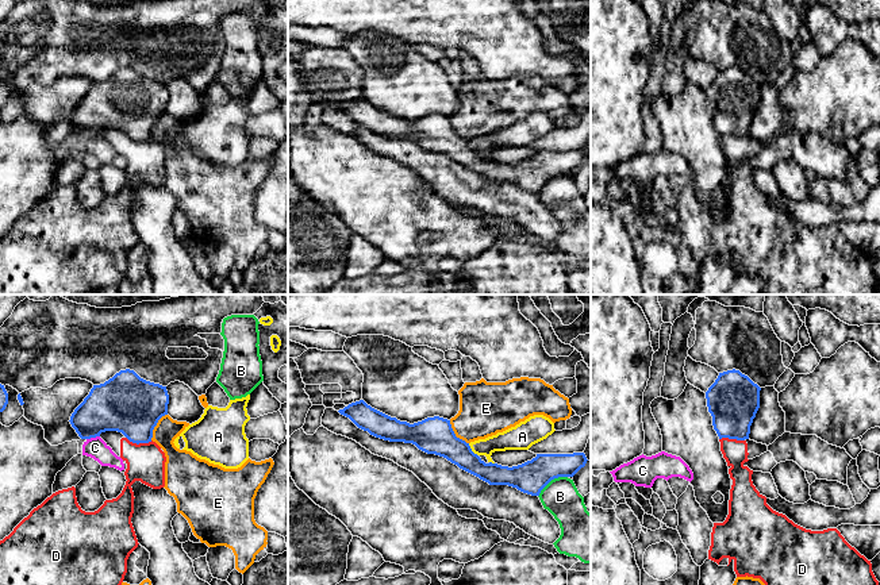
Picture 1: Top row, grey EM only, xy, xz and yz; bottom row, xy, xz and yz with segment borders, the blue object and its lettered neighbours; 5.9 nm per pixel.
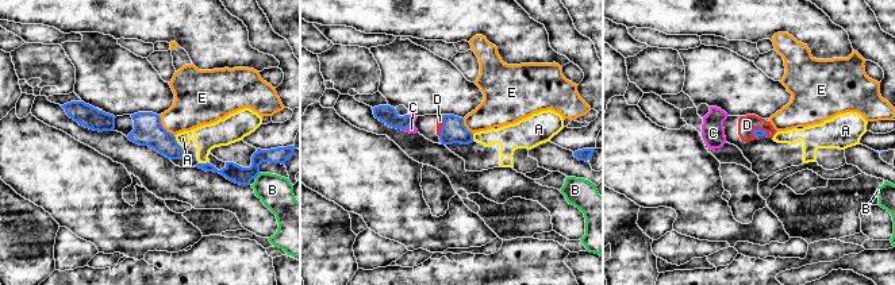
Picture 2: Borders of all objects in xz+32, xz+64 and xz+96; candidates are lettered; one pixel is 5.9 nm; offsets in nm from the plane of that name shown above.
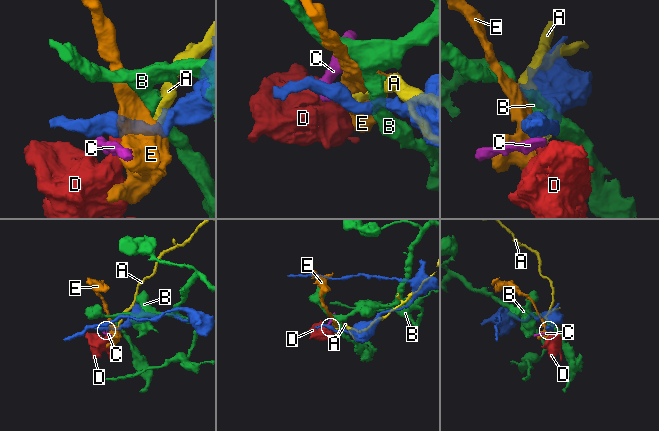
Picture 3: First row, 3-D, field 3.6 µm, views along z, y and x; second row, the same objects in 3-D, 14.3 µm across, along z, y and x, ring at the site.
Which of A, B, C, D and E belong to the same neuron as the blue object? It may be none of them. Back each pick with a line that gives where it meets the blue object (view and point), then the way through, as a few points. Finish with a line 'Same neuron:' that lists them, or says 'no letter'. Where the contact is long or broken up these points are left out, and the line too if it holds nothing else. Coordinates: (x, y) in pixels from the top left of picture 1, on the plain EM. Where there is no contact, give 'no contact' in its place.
Same neuron: no letter

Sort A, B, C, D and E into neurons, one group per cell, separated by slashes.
A D / B / C / E

